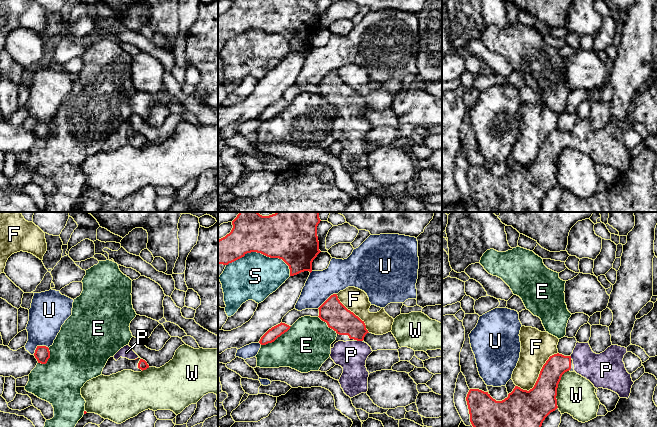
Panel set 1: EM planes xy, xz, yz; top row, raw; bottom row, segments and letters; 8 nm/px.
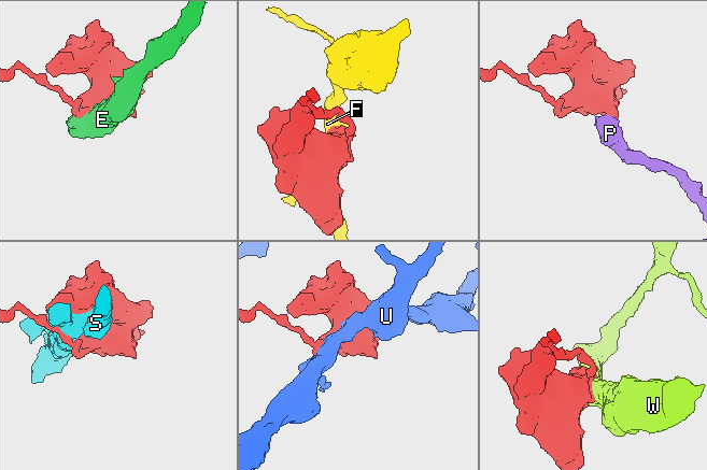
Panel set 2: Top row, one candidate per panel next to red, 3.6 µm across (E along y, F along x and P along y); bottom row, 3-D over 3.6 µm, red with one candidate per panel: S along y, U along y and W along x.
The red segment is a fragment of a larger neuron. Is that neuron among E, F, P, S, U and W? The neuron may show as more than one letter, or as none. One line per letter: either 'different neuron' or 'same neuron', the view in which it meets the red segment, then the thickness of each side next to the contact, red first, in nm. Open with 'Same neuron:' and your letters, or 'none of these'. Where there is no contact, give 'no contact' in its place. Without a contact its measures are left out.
Same neuron: P
E: different neuron | xz | 100/380 nm
F: different neuron | yz | 260/260 nm
P: same neuron | xz | 200/240 nm
S: different neuron | xz | 300/380 nm
U: different neuron | xy | 120/280 nm
W: different neuron | yz | 260/300 nm

